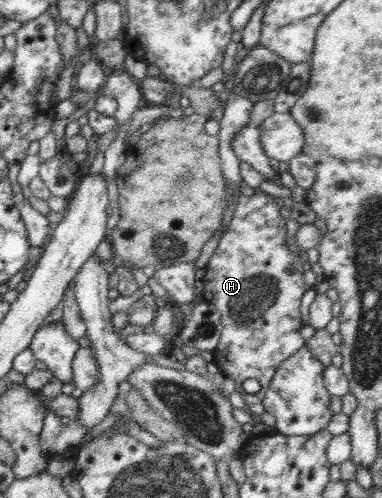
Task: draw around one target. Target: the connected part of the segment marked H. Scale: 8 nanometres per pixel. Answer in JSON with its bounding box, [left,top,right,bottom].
[199,191,310,405]

